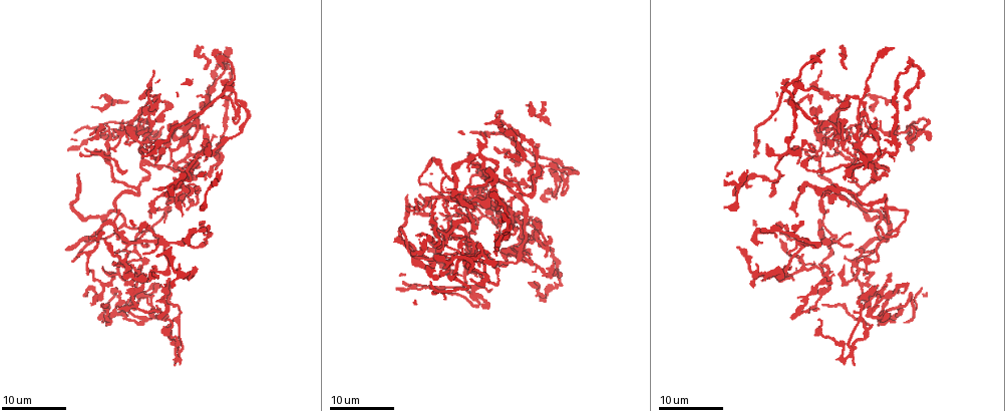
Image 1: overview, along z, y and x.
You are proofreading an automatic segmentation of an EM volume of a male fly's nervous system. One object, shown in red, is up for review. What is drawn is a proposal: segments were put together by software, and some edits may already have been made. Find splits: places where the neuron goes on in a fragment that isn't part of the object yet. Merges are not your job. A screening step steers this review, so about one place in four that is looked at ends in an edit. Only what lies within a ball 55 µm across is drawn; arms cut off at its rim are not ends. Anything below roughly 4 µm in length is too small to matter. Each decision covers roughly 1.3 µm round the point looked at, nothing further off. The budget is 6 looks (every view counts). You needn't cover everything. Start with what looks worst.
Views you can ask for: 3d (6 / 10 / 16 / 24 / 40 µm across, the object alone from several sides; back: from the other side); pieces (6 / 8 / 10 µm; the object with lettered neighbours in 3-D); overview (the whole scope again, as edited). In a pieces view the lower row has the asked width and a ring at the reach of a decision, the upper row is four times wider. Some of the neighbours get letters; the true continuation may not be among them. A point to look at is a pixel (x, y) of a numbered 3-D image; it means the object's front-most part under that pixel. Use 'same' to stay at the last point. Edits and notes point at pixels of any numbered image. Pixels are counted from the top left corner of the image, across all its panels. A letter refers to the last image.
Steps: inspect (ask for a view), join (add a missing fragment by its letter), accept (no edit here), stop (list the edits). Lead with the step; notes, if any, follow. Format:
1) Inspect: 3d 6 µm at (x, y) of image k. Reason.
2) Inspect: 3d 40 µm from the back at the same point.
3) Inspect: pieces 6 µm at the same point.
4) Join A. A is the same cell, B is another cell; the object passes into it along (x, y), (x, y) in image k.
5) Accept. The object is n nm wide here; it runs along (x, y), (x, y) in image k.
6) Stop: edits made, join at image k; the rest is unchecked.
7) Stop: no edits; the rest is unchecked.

Inspect: 3d 16 µm at (145, 255) of image 1. Tapers out.

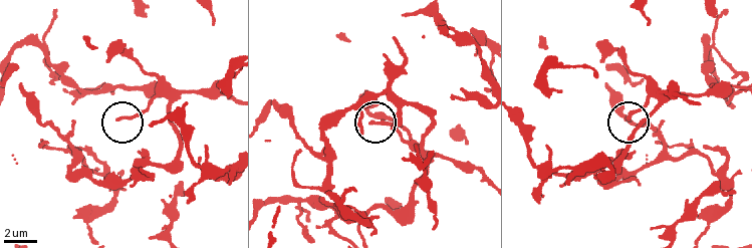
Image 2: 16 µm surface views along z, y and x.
Inspect: pieces 6 µm at (372, 123) of image 2. What lies round it.

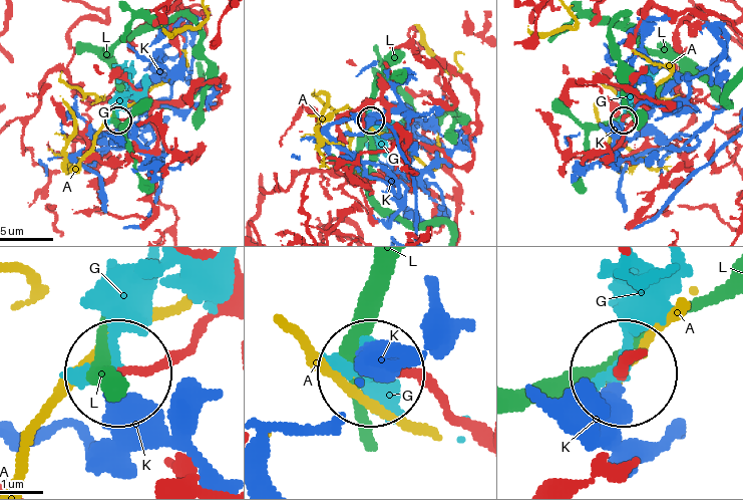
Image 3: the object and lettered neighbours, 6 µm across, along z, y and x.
Accept. A, G, K and L are other cells; no lettered fragment goes on from it.

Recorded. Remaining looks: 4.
Inspect: 3d 16 µm at (528, 281) of image 1. Free end.

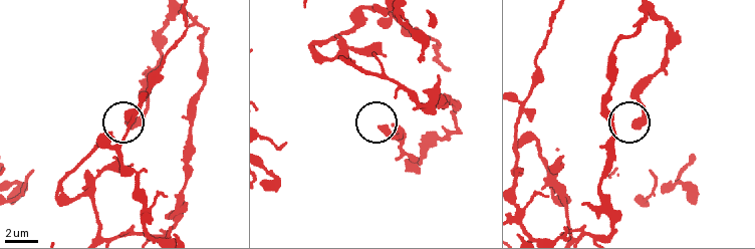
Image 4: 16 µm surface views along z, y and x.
Inspect: pieces 8 µm at (635, 122) of image 4.

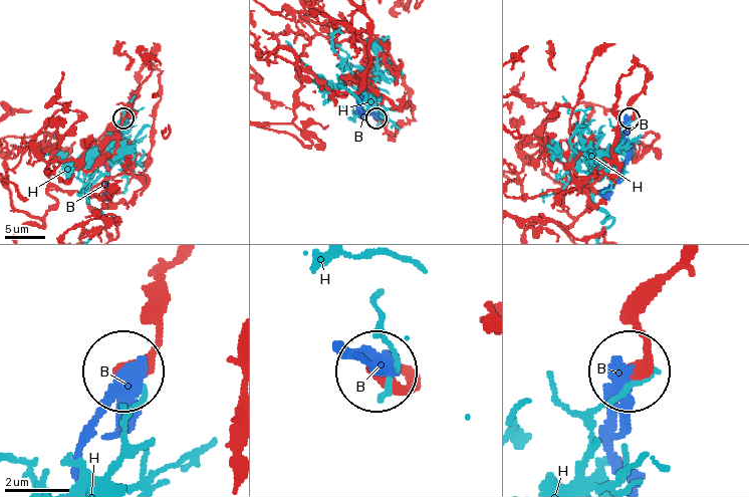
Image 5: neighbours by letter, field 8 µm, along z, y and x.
Accept. The object is 400 nm wide here; B and H are other cells; no lettered fragment goes on from it.

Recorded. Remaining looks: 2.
Inspect: 3d 24 µm at (830, 283) of image 1. Free end.

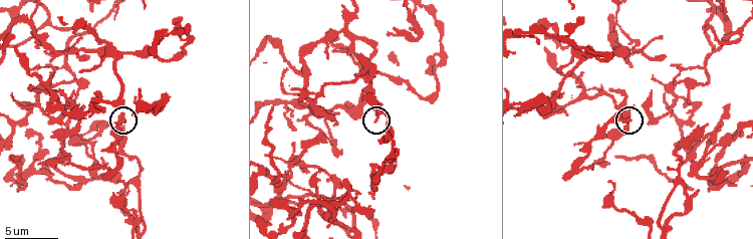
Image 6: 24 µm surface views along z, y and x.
Inspect: pieces 8 µm at (375, 118) of image 6.

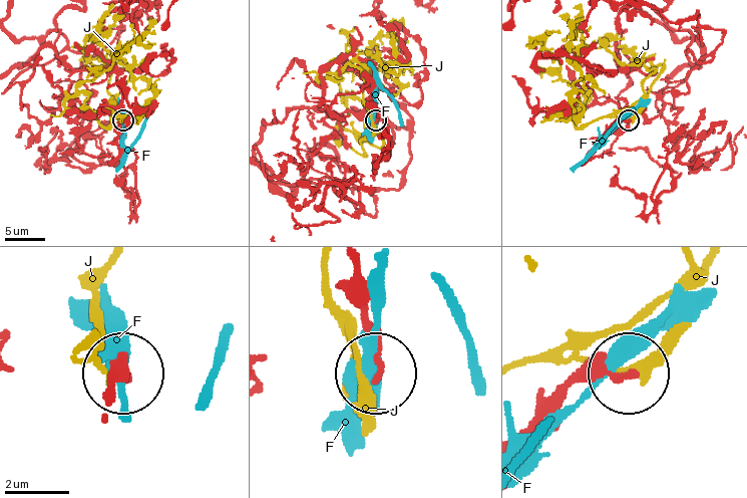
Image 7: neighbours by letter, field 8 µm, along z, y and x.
Accept. F and J are other cells; none of them fits.

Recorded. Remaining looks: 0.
Stop: no edits; the rest is unchecked.

